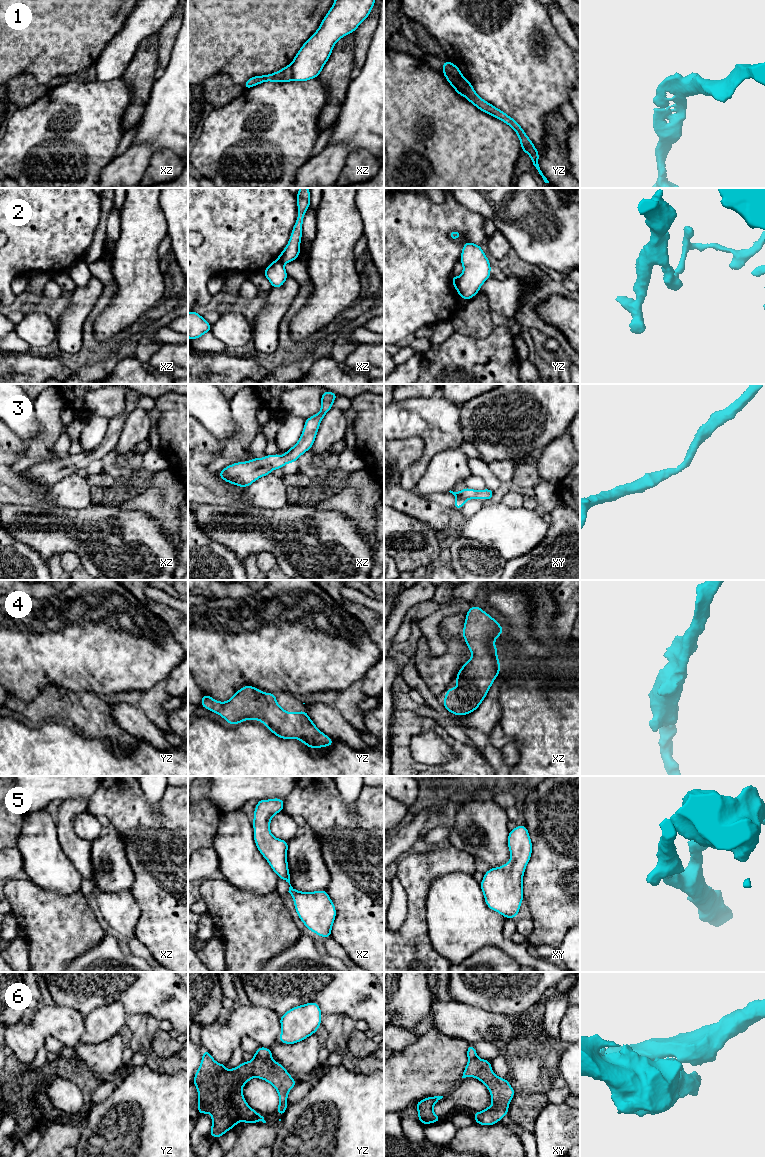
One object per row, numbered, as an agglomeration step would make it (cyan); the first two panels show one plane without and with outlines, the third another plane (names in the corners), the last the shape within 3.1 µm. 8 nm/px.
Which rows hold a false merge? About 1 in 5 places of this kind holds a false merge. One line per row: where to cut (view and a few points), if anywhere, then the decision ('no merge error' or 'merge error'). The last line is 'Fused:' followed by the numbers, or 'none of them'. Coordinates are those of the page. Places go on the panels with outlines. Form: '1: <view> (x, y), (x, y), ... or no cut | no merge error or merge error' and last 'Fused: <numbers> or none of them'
1: yz (443, 72), (447, 72), (463, 87), (466, 97) | merge error
2: xz (277, 259), (283, 263) | merge error
3: no cut | no merge error
4: no cut | no merge error
5: no cut | no merge error
6: yz (254, 1057), (271, 1058) | merge error
Fused: 1, 2, 6

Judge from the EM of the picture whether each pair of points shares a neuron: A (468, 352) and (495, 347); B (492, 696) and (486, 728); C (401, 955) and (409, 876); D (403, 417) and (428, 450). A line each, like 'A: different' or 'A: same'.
A: same
B: same
C: same
D: same

